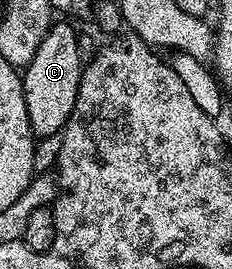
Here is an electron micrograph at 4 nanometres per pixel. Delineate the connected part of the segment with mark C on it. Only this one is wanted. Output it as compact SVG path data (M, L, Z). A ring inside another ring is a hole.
M53 24L42 39L38 51L34 51L34 59L30 59L30 63L23 66L22 80L28 122L37 138L59 134L74 111L82 72L82 60L79 57L81 46L70 26Z

